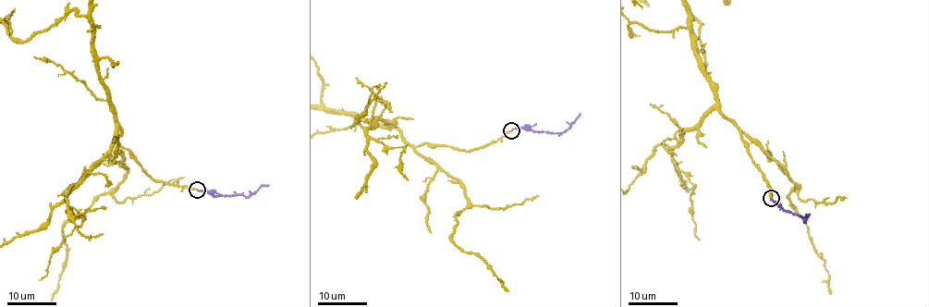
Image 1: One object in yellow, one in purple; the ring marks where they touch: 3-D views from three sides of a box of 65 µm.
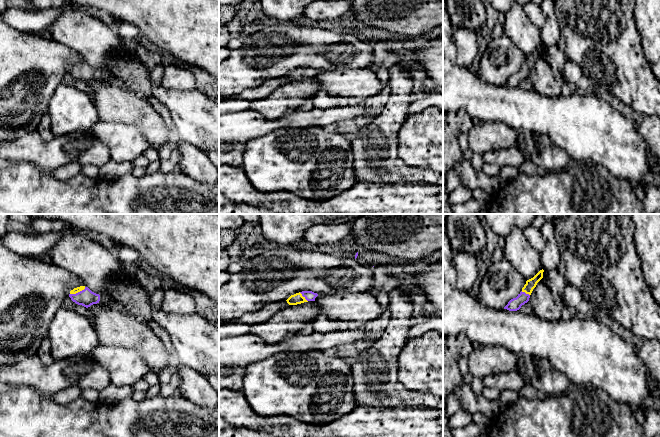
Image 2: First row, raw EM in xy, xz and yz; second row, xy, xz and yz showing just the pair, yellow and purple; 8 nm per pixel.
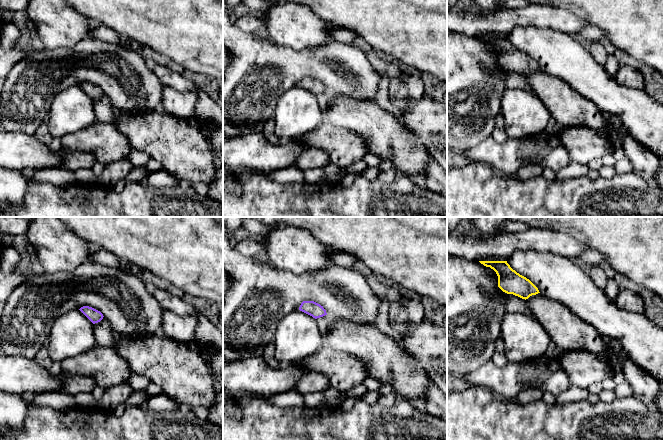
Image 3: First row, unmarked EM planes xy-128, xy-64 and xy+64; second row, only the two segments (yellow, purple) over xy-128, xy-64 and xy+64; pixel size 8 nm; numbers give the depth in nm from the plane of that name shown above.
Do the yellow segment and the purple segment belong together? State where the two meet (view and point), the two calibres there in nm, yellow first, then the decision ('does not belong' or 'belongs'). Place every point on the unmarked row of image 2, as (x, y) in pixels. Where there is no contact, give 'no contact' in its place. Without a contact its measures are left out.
meets yellow in xy at (77, 68); 50 nm thick on the yellow side, 140 nm on the other; belongs

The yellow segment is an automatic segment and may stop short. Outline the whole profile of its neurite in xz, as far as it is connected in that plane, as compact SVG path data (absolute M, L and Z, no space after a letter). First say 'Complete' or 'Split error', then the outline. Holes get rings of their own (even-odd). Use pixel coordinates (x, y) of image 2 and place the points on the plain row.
Split error. M302 67L291 71L286 77L289 81L297 81L308 77L315 77L317 72L318 70L312 67Z

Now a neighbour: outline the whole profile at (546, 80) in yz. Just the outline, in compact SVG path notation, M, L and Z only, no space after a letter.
M543 55L533 65L528 79L532 83L532 89L543 96L561 95L564 84L563 75L552 67Z

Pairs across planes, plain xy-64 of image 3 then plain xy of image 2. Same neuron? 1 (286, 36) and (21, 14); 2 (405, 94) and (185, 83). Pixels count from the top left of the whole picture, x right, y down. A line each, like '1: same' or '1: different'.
1: different
2: same

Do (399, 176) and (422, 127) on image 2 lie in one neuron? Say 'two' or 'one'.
two

